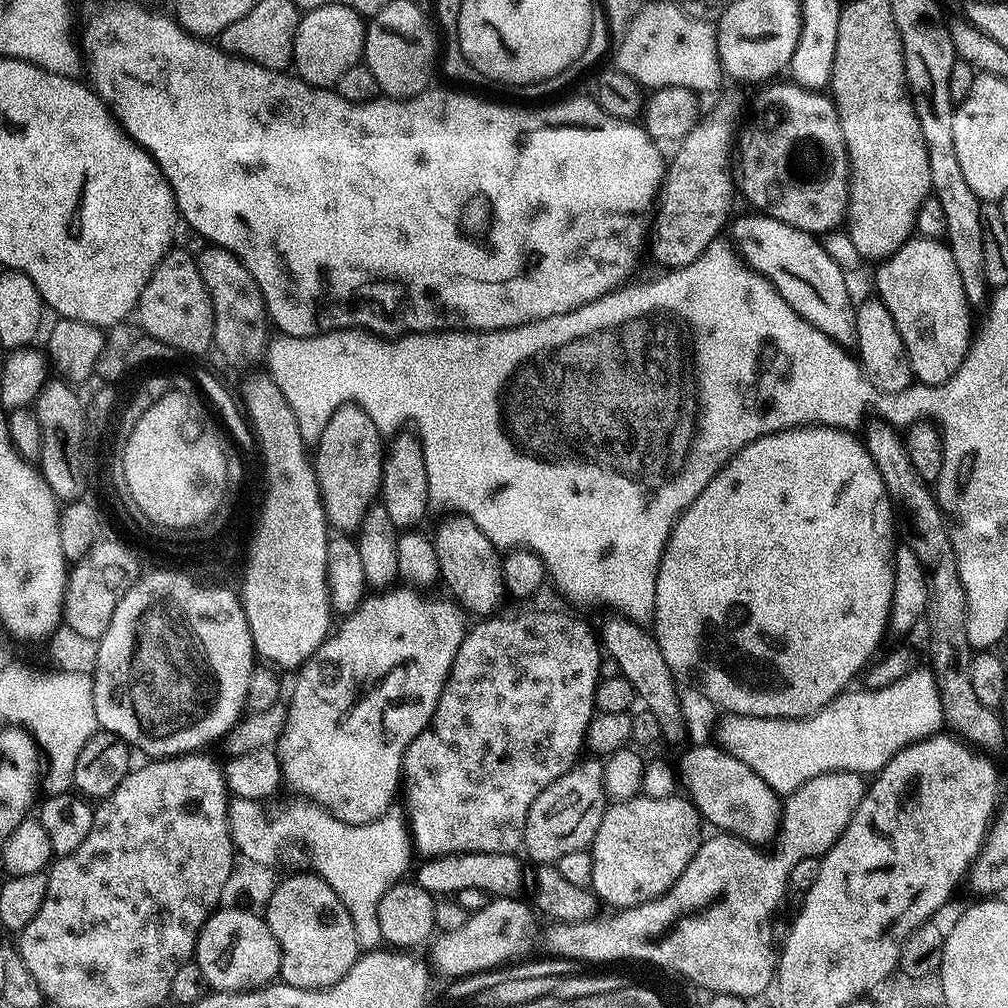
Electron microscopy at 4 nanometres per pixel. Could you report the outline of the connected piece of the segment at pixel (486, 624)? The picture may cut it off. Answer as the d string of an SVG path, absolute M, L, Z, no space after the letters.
M528 612L525 616L512 616L509 620L496 620L497 618L488 618L477 628L469 627L467 629L462 646L456 652L456 657L452 663L452 669L448 675L447 682L444 683L442 694L436 703L436 709L432 715L431 725L425 728L422 734L418 734L418 738L414 738L414 742L410 742L410 746L404 755L404 766L402 769L402 800L404 796L404 808L408 811L406 815L406 828L410 833L410 844L413 849L416 848L421 852L421 857L429 858L436 856L458 855L465 852L485 852L486 854L502 854L503 852L515 853L521 847L524 839L524 827L526 826L526 818L530 806L534 806L534 798L538 798L538 794L542 794L542 790L546 790L546 786L550 786L558 778L562 778L562 774L566 774L570 769L577 767L578 761L581 759L580 750L585 745L585 732L588 729L588 724L591 723L594 717L594 709L596 708L596 682L601 679L602 671L600 672L600 656L602 657L602 648L598 643L598 636L591 632L586 625L580 620L575 620L572 616L567 616L564 612Z

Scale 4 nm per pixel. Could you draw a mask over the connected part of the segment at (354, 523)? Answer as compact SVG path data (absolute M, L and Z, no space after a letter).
M350 403L334 410L320 439L315 441L314 479L319 488L324 518L337 533L355 533L368 509L377 503L386 455L386 448L380 445L380 440L382 434L374 426L370 414Z

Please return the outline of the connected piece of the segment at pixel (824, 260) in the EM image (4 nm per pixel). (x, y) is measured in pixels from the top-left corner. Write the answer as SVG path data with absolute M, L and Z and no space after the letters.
M751 215L744 216L741 220L733 219L730 224L730 232L732 228L733 236L731 236L731 239L738 245L738 250L748 266L759 272L761 276L765 276L778 290L778 294L783 300L802 319L810 322L810 326L822 330L822 334L826 334L826 338L830 338L834 343L839 344L841 348L845 350L855 349L857 305L854 300L852 304L852 296L848 293L848 280L844 277L844 272L840 269L839 262L816 241L819 239L813 233L798 230L786 222L775 220L773 216Z

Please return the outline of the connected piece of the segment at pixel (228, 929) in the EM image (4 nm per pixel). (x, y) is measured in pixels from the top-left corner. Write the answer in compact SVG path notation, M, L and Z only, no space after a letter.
M224 908L213 911L196 939L194 963L204 975L205 985L217 992L252 992L256 988L266 988L280 974L280 947L263 915L242 912L238 908Z

